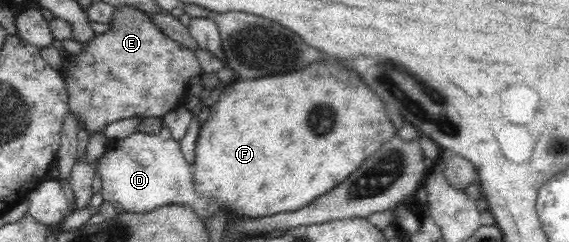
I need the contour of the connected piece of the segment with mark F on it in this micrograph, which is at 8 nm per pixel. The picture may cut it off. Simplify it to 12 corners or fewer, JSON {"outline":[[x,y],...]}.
{"outline":[[334,58],[235,78],[196,194],[257,219],[304,208],[397,134]]}

